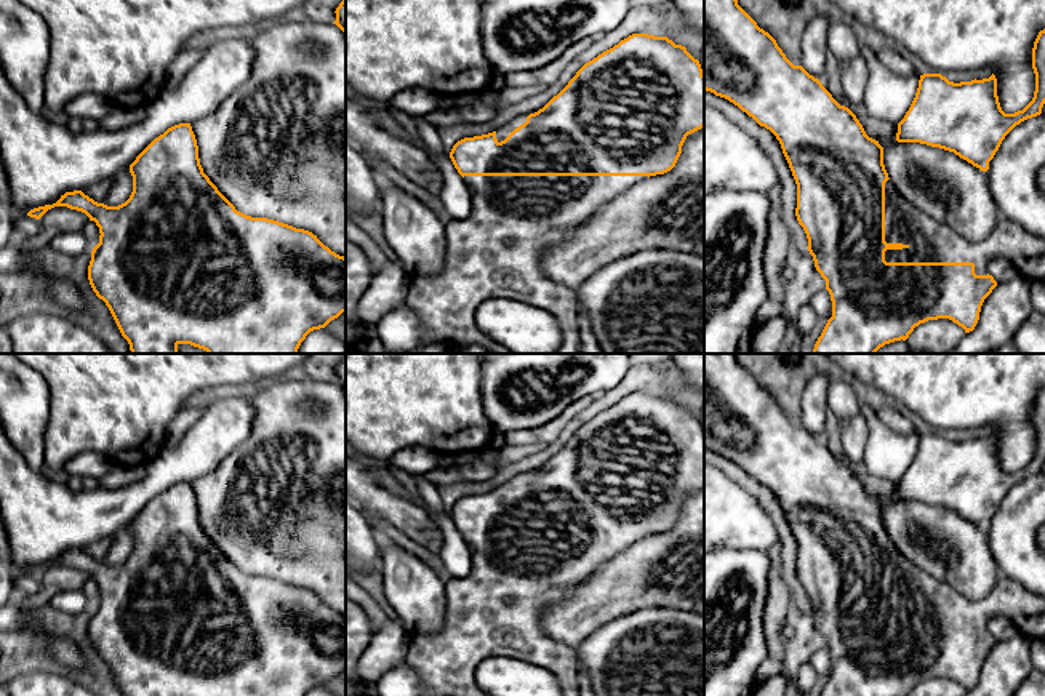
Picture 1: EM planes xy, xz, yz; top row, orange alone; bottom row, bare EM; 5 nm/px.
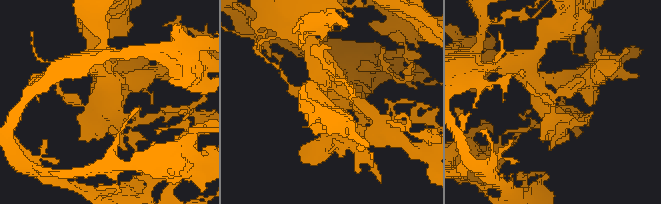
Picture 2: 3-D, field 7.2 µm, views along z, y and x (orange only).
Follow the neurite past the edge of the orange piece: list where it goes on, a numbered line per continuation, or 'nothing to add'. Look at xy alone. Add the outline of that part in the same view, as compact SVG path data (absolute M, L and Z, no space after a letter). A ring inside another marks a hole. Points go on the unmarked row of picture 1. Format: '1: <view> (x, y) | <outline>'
nothing to add

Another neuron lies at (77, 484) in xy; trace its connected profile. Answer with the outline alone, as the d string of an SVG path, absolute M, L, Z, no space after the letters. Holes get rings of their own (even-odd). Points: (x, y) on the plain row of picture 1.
M56 477L74 491L93 491L98 488L98 480L88 477Z

